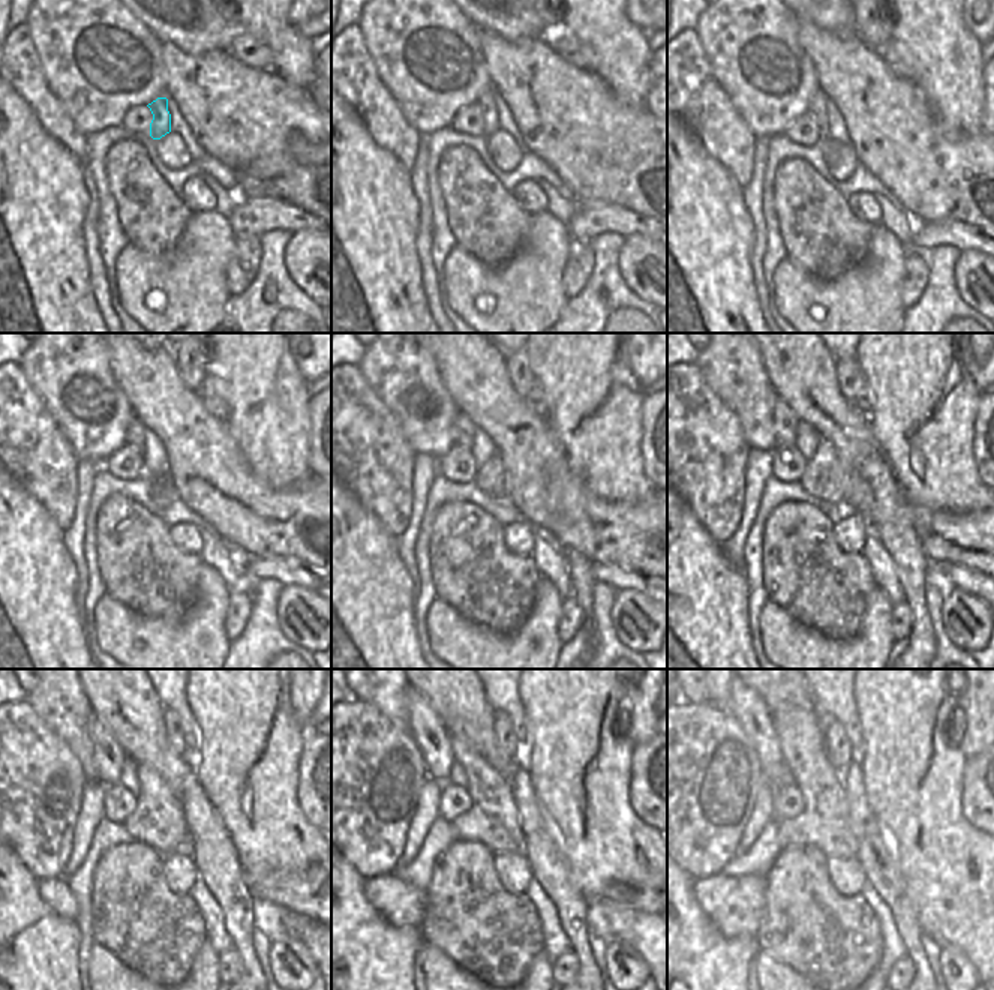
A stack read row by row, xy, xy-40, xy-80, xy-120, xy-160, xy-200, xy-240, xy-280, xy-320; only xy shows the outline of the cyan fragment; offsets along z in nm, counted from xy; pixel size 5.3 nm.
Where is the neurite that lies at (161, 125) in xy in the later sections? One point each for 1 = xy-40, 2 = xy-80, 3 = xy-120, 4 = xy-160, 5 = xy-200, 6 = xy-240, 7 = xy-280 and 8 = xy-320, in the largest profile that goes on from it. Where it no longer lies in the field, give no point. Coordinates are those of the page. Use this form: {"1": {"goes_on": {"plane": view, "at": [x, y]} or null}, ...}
{"1": {"goes_on": {"plane": "xy-40", "at": [489, 101]}}, "2": {"goes_on": {"plane": "xy-80", "at": [817, 107]}}, "3": {"goes_on": {"plane": "xy-120", "at": [135, 431]}}, "4": {"goes_on": {"plane": "xy-160", "at": [464, 431]}}, "5": {"goes_on": {"plane": "xy-200", "at": [784, 420]}}, "6": {"goes_on": {"plane": "xy-240", "at": [110, 759]}}, "7": {"goes_on": {"plane": "xy-280", "at": [429, 734]}}, "8": {"goes_on": {"plane": "xy-320", "at": [747, 708]}}}

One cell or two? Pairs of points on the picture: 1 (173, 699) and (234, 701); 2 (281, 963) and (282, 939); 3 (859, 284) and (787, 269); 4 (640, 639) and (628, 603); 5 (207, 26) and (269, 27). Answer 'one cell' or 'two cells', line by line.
1: two cells
2: one cell
3: one cell
4: one cell
5: two cells

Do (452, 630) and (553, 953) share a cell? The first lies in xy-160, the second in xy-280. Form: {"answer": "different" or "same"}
{"answer": "different"}

